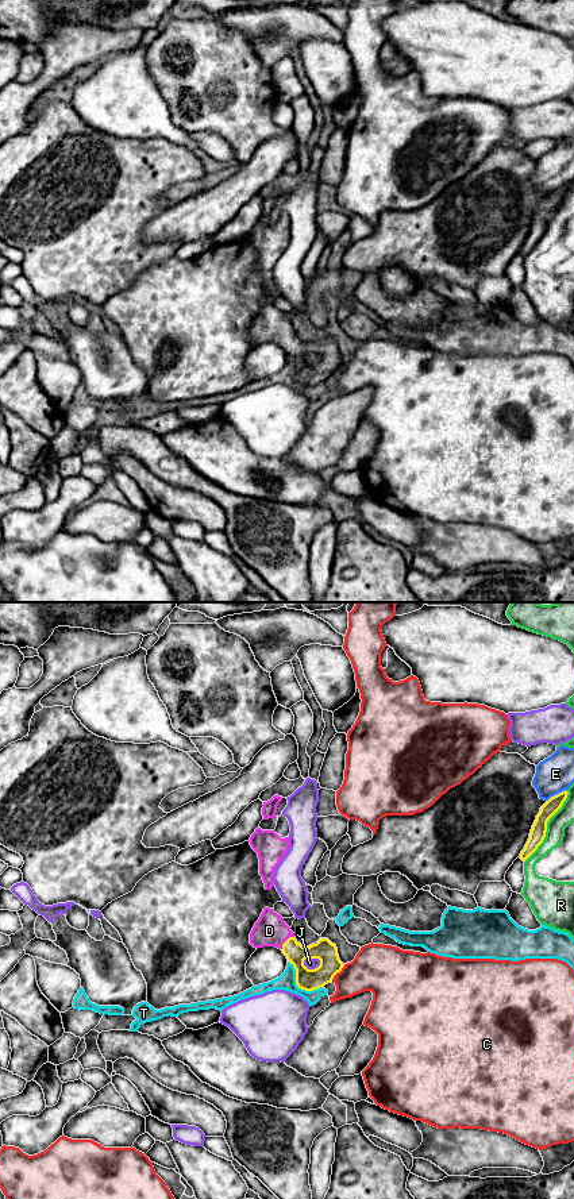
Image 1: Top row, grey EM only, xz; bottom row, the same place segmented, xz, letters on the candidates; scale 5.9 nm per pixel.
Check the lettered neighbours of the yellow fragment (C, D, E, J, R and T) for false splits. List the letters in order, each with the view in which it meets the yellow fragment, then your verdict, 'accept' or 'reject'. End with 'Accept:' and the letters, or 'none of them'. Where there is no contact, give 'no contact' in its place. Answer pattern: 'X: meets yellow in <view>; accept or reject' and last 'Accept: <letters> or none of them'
C: meets yellow in xz; reject
D: meets yellow in xz; accept
E: meets yellow in xz; reject
J: meets yellow in xz; reject
R: meets yellow in xz; reject
T: meets yellow in xz; reject
Accept: D

